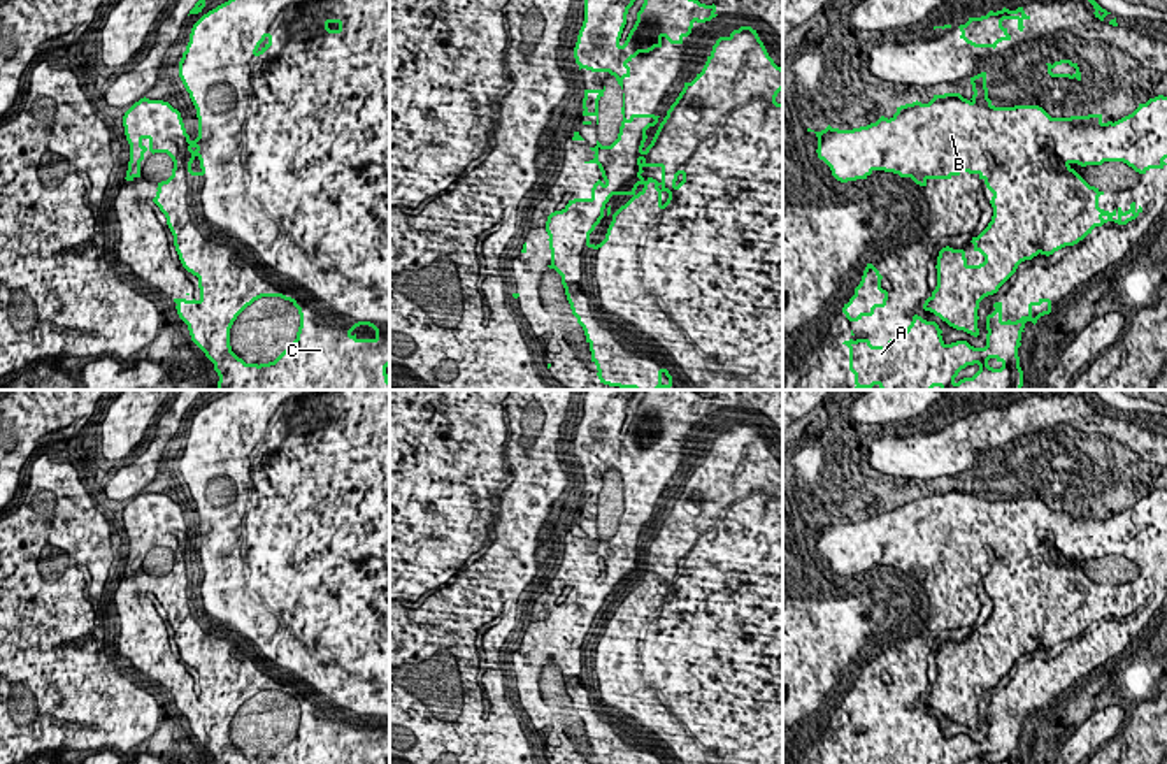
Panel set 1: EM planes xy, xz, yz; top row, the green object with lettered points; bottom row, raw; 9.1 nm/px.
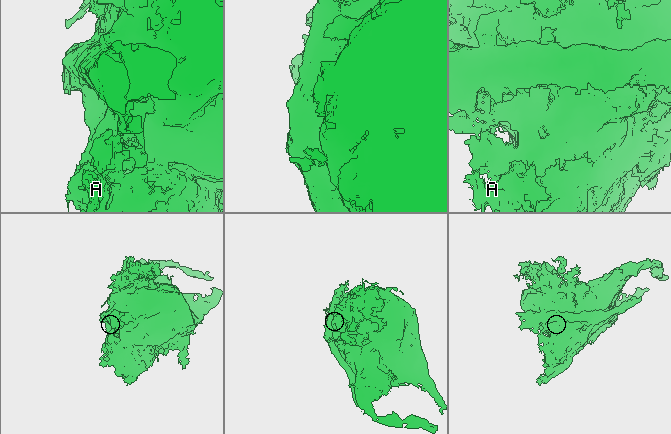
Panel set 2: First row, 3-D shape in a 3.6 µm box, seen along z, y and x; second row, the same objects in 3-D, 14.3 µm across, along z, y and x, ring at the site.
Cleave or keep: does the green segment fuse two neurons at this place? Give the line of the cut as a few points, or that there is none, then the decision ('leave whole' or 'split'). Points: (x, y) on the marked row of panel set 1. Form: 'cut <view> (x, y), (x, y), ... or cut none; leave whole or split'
cut yz (1067, 162), (1036, 169), (1050, 202), (1022, 243), (974, 245); split

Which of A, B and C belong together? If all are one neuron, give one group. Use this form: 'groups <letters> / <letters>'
groups A C / B

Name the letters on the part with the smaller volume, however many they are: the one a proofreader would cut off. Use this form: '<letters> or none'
B

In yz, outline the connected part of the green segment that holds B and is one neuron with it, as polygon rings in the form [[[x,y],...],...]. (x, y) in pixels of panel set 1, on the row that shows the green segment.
[[[960,93],[934,95],[928,104],[916,100],[900,105],[890,119],[881,116],[867,126],[839,130],[828,125],[825,130],[814,133],[818,137],[818,158],[830,167],[832,176],[841,183],[867,179],[874,170],[911,177],[920,186],[927,186],[928,179],[951,179],[962,172],[977,174],[993,193],[990,200],[993,216],[984,234],[972,237],[972,244],[1025,244],[1025,216],[1041,214],[1051,204],[1051,195],[1044,193],[1051,186],[1035,184],[1035,169],[1046,169],[1051,155],[1065,163],[1081,165],[1083,162],[1107,162],[1100,155],[1109,153],[1107,135],[1099,135],[1093,125],[1074,125],[1065,118],[1051,118],[1039,105],[988,109],[963,98]]]

